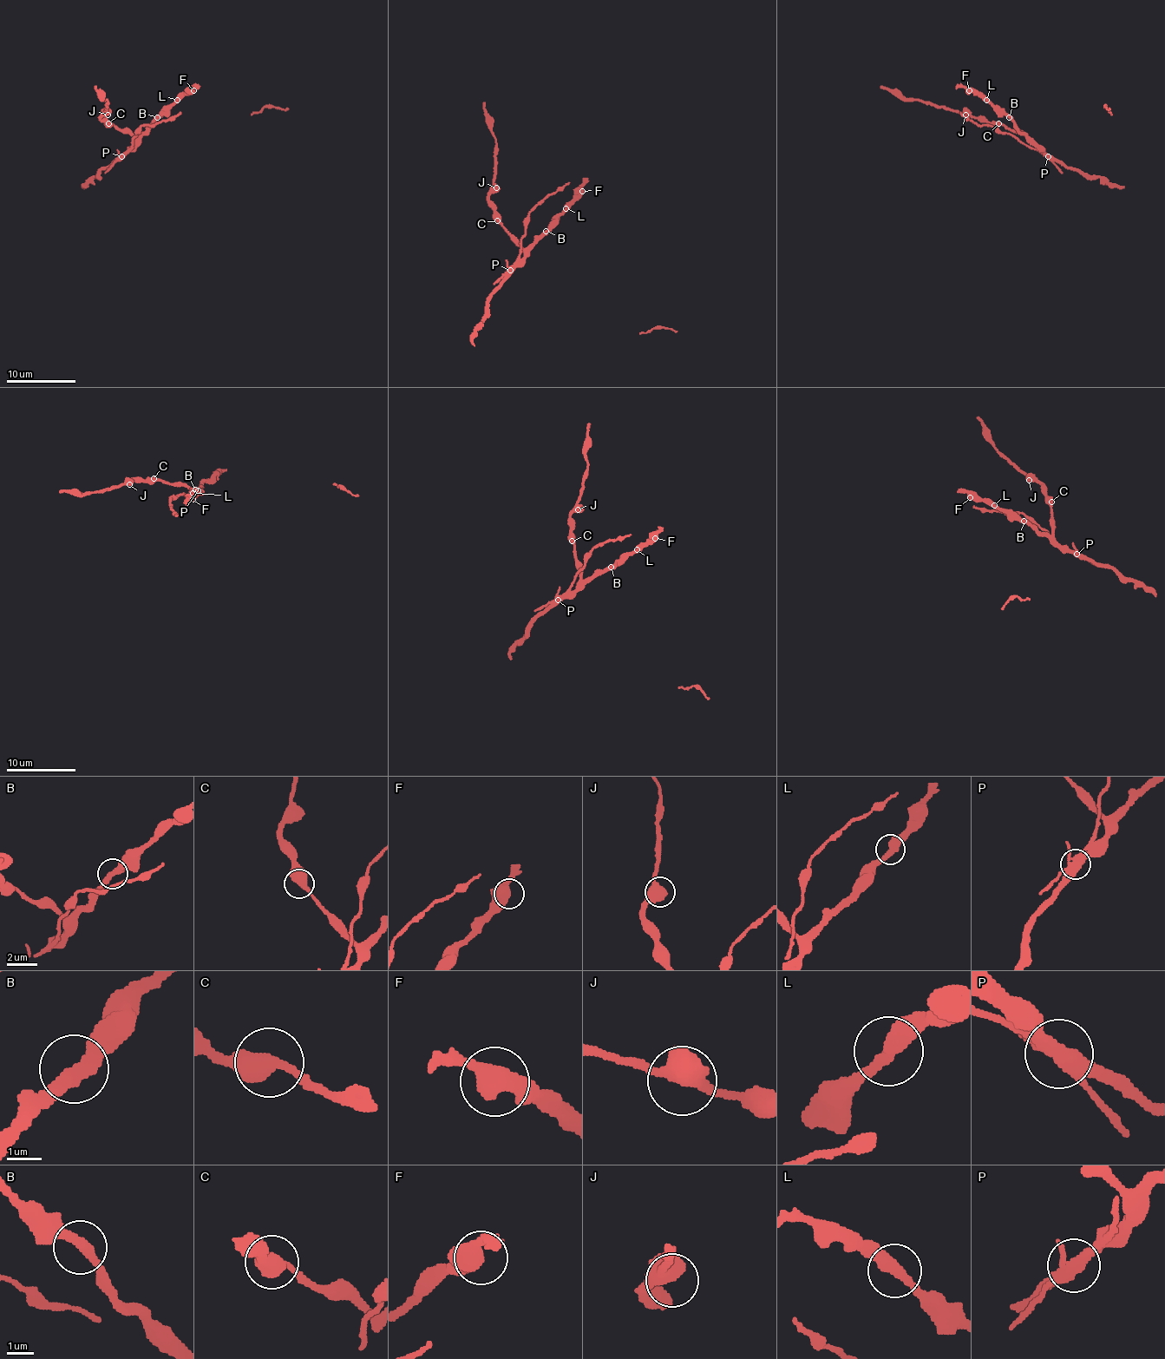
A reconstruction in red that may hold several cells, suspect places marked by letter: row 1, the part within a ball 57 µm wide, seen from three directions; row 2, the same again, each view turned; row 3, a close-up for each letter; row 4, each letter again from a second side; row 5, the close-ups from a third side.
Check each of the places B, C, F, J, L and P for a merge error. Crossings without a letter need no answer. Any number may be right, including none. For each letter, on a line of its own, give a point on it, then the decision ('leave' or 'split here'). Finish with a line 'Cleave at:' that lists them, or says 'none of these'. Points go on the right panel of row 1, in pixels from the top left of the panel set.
B: place (1009, 117); leave
C: place (998, 123); leave
F: place (969, 90); leave
J: place (965, 114); leave
L: place (986, 100); leave
P: place (1048, 156); split here
Cleave at: P

